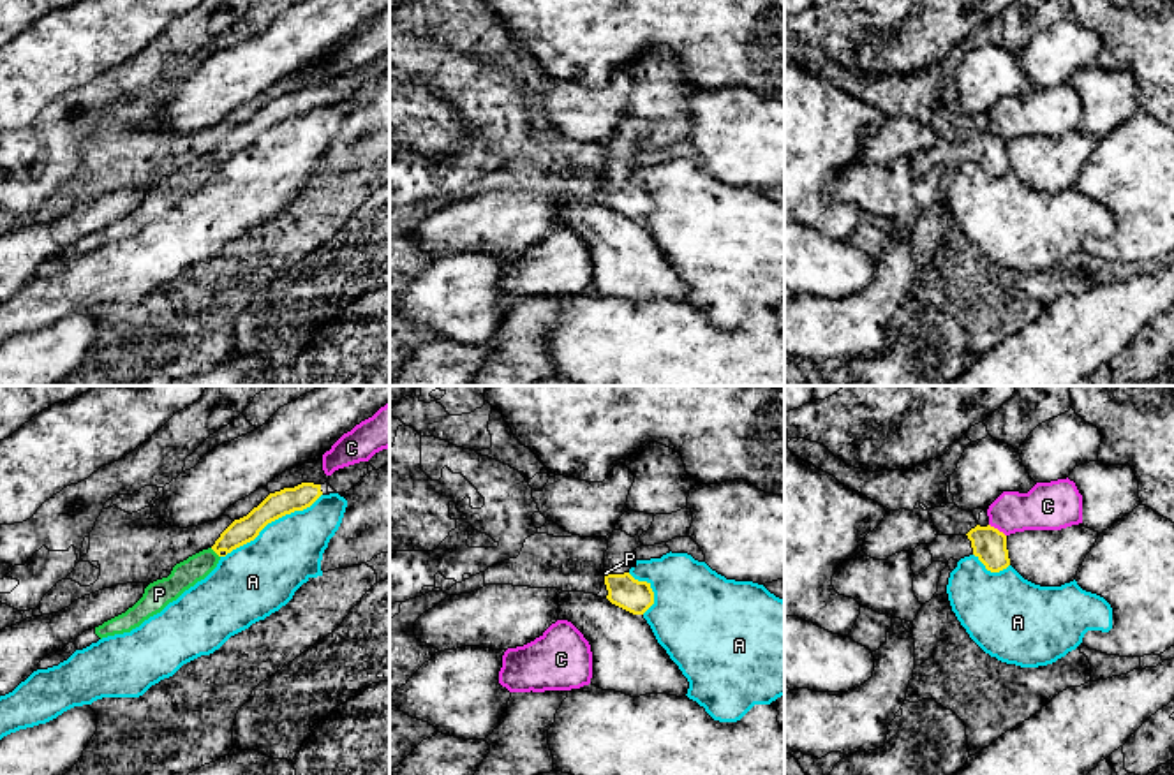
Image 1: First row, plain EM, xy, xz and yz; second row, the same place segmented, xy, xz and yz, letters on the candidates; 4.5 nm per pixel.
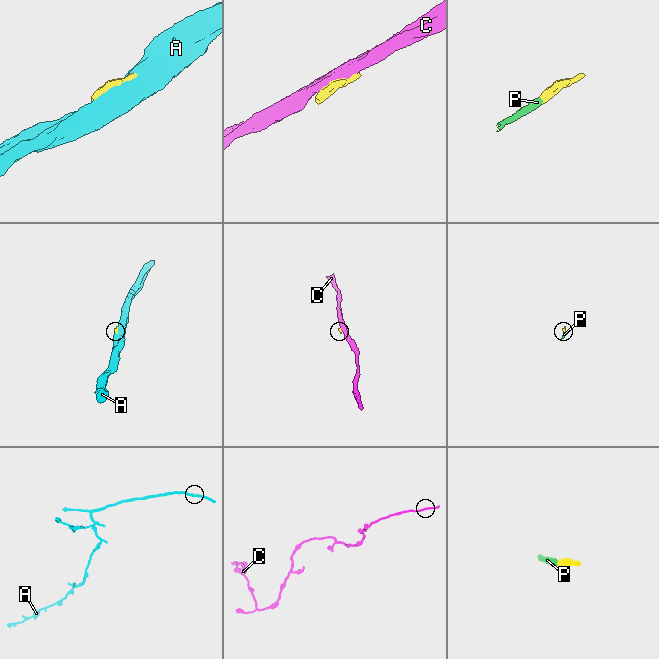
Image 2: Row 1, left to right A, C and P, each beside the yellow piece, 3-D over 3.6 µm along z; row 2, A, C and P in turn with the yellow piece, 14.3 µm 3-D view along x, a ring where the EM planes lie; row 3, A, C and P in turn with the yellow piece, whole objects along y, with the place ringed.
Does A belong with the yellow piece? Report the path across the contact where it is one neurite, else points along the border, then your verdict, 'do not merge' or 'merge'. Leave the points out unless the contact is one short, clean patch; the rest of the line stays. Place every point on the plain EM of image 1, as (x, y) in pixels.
do not merge

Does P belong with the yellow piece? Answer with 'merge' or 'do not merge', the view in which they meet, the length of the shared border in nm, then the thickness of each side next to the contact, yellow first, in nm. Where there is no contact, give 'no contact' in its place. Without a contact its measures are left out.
merge; meets yellow in xy; contact 60 nm long; 120 nm thick on the yellow side, 120 nm on the other

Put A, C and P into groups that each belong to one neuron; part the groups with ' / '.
A / C / P

